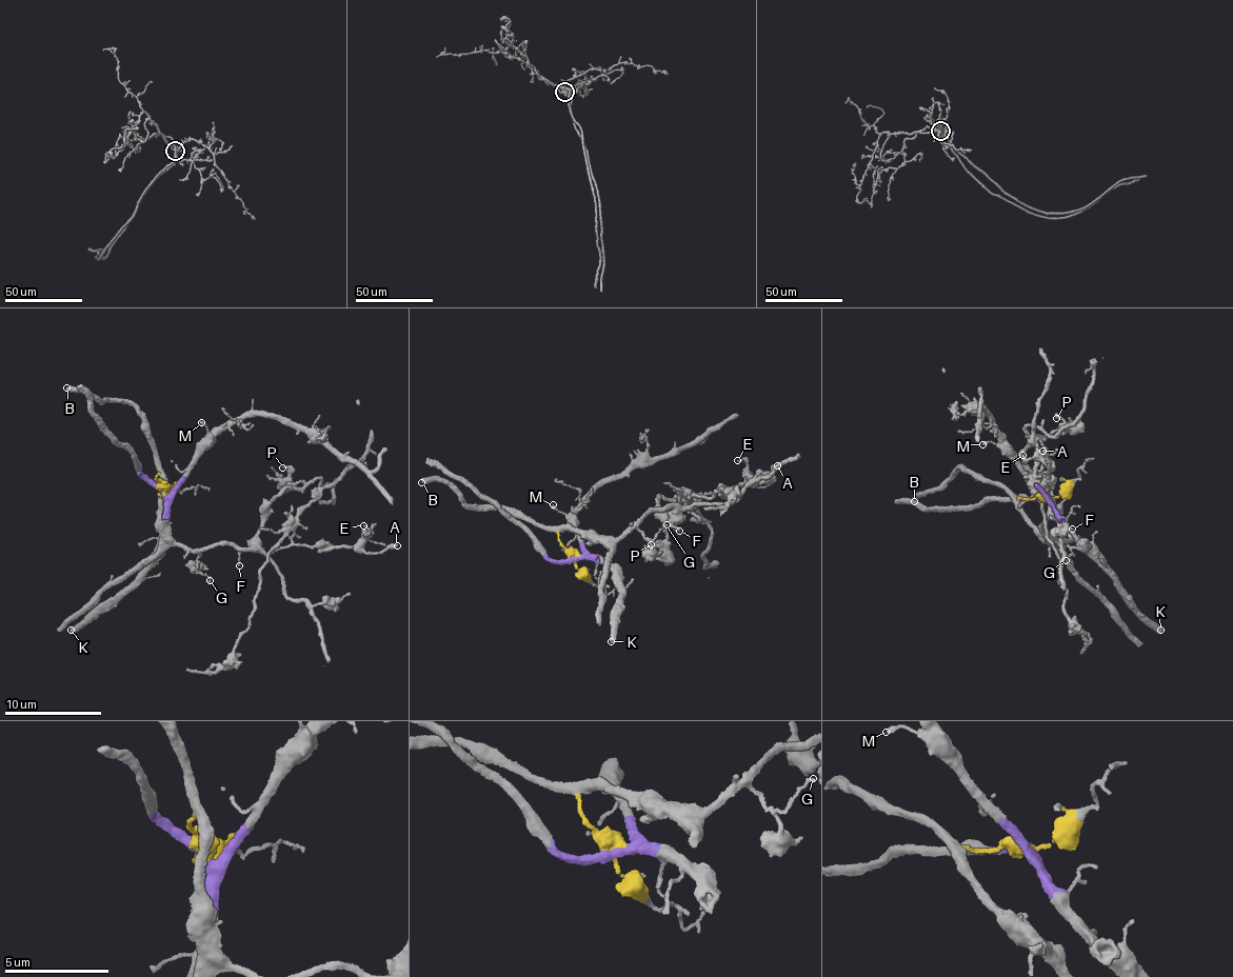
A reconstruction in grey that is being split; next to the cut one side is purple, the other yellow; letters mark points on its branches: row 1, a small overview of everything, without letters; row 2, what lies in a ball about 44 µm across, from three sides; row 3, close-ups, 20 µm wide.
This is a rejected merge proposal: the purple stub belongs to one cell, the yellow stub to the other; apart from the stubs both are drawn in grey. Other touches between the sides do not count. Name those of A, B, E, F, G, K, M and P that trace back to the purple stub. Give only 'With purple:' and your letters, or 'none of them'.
With purple: K, M

